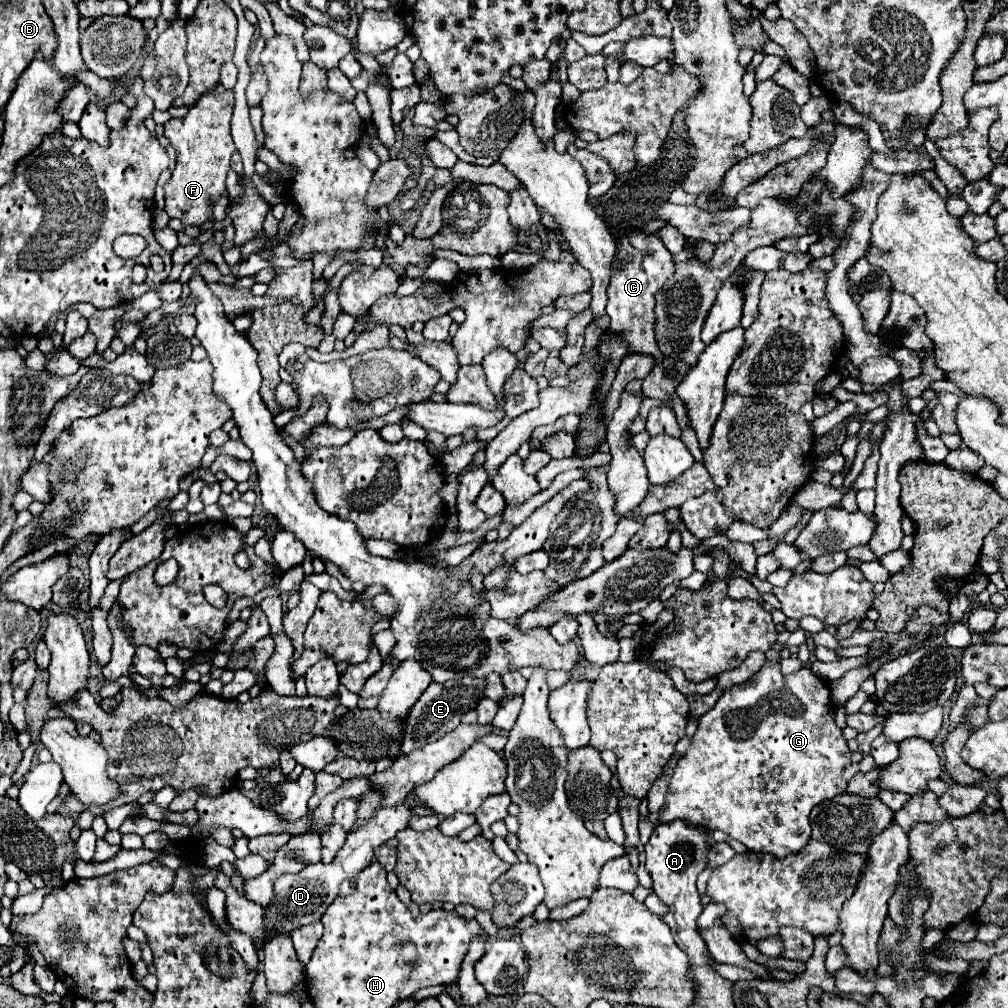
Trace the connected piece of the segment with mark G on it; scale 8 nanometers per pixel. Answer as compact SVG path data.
M767 660L761 666L761 670L751 680L747 680L745 684L739 684L739 686L733 686L733 688L725 690L723 696L717 700L717 704L699 718L699 728L697 728L697 732L693 736L691 748L677 762L675 772L673 772L673 776L669 780L669 790L665 794L665 808L661 810L659 822L671 822L671 820L677 820L677 818L691 820L691 826L707 828L707 830L721 830L721 832L729 834L731 838L739 840L741 844L745 844L751 852L769 852L769 854L773 854L777 858L789 856L791 852L801 852L811 840L809 814L811 814L813 806L823 802L823 800L829 800L829 798L833 798L837 794L843 794L845 788L847 788L847 782L841 778L841 772L851 762L849 760L849 748L847 748L847 740L841 734L841 728L835 724L833 712L835 712L835 704L831 702L829 682L825 682L823 678L813 674L809 668L801 668L799 672L793 672L793 674L785 676L781 672L779 662L769 662Z

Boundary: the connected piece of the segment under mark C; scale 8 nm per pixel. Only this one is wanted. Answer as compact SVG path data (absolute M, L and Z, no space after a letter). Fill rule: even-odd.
M633 230L631 238L617 238L617 258L623 262L613 262L611 266L611 282L607 286L607 314L611 318L609 330L621 334L627 344L629 352L645 352L653 354L657 362L663 360L661 350L655 342L655 294L661 290L665 280L675 274L675 262L671 252L661 244L659 236L643 230Z

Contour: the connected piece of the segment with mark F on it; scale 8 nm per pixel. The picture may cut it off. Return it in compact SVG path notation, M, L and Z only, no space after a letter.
M217 84L213 90L205 92L187 112L183 118L171 118L163 128L165 136L169 138L169 144L177 152L177 166L165 184L165 212L171 218L179 218L183 226L201 226L209 220L213 220L213 206L221 200L221 196L227 192L227 172L229 172L229 160L235 152L235 144L231 138L231 114L233 114L233 104L235 104L235 92L229 88L223 88Z

